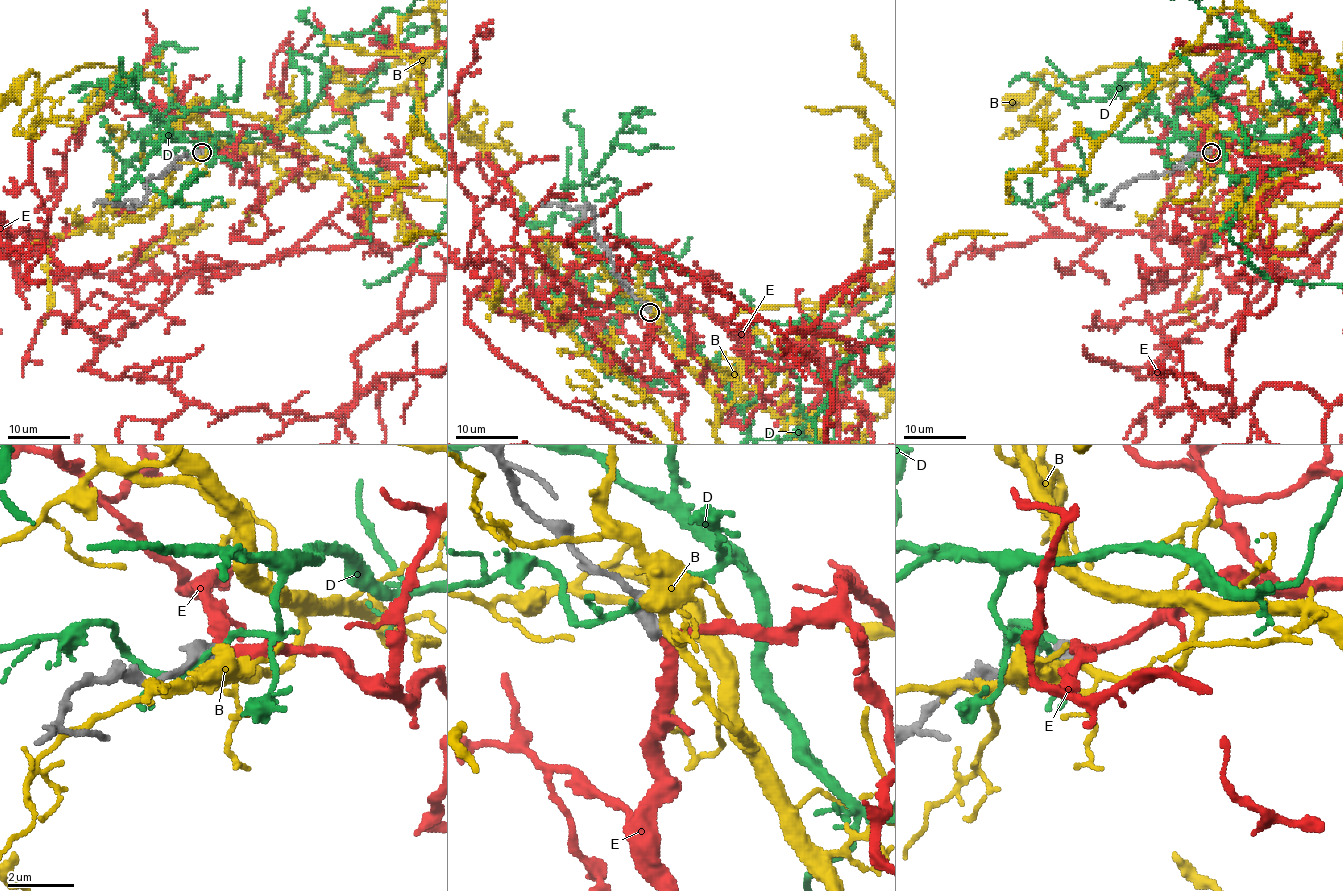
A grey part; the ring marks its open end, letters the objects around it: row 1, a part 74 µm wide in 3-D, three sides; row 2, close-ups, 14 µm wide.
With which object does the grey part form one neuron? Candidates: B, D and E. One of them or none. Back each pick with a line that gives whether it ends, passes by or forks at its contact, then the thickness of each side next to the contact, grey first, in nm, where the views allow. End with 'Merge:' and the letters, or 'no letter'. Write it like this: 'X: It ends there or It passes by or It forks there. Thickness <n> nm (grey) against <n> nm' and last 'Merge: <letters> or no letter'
E: It passes by. Thickness 480 nm (grey) against 260 nm
Merge: E

